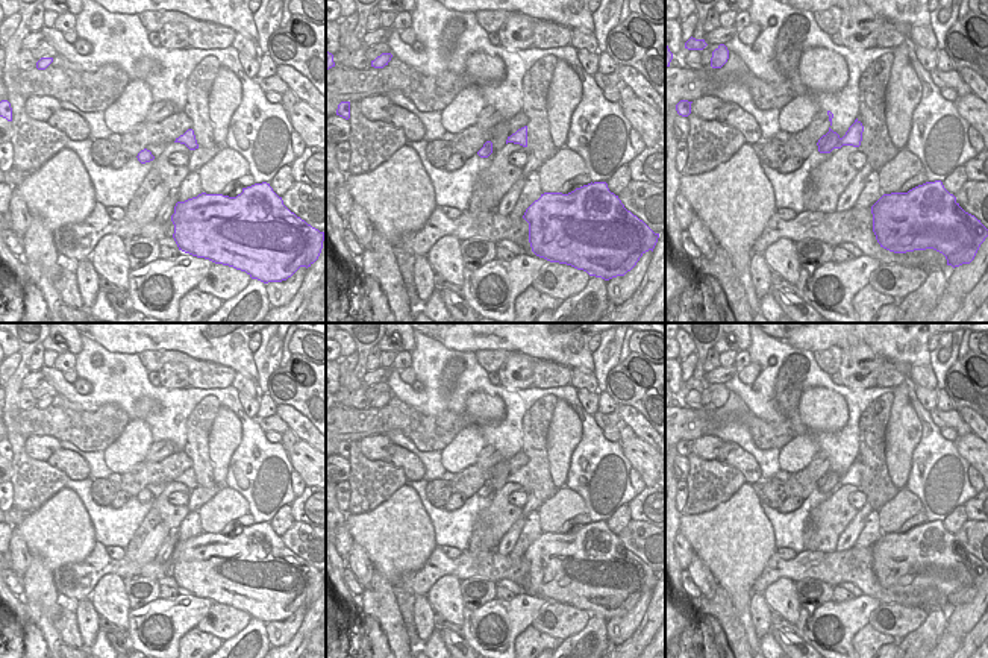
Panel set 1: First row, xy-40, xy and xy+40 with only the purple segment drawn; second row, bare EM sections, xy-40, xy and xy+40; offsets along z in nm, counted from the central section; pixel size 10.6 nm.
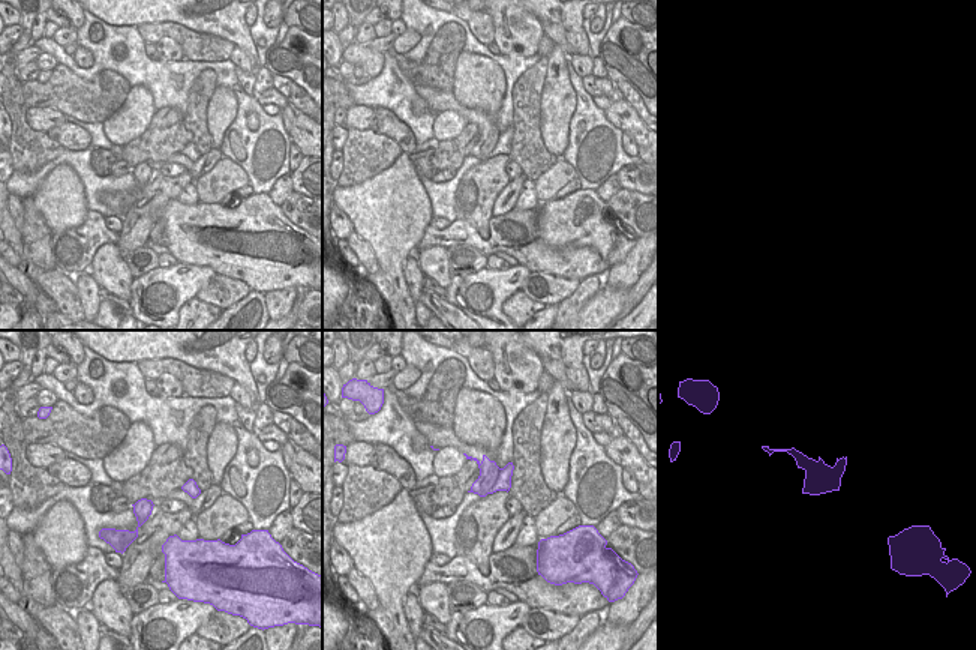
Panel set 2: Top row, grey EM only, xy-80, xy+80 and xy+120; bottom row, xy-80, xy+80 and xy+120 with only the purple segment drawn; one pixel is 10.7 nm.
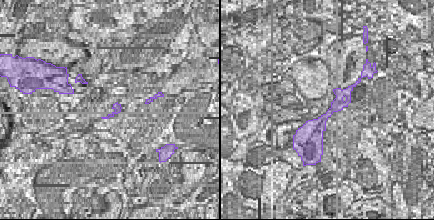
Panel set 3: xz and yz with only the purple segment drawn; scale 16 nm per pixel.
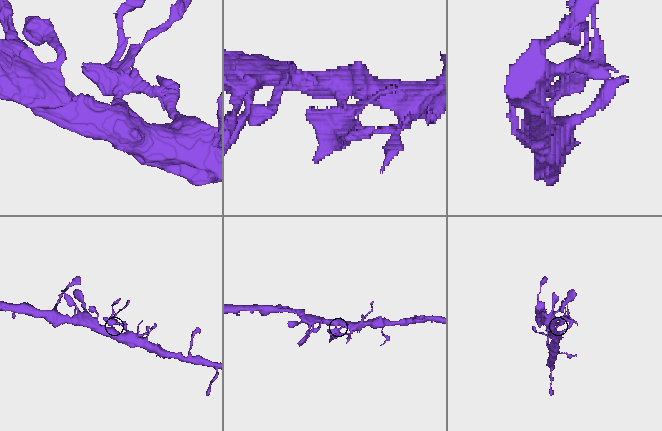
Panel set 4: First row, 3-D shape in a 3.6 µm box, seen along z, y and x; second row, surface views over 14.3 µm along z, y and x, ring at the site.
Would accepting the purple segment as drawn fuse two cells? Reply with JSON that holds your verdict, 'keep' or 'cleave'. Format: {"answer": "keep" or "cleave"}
{"answer": "cleave"}

